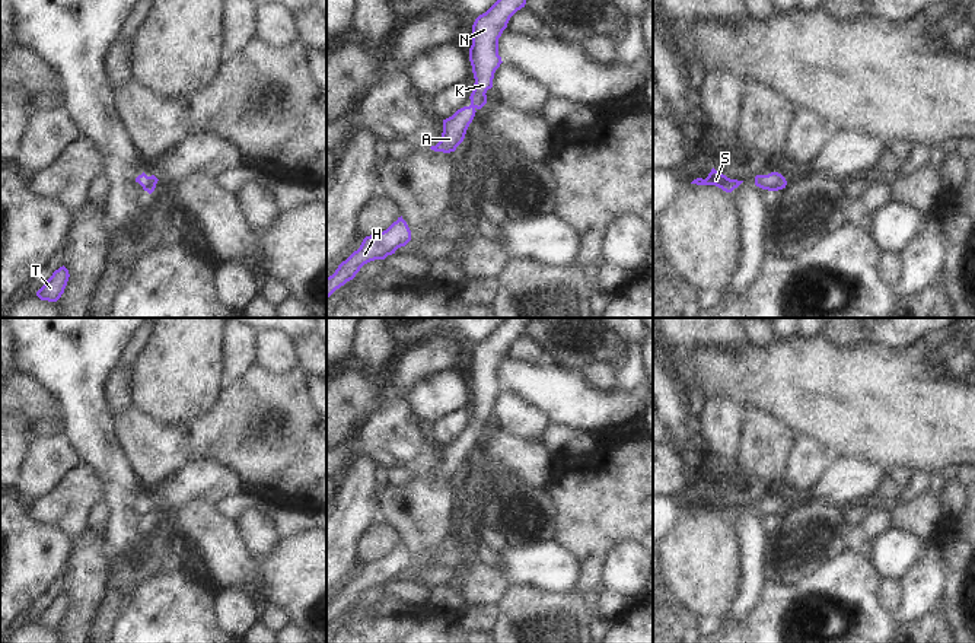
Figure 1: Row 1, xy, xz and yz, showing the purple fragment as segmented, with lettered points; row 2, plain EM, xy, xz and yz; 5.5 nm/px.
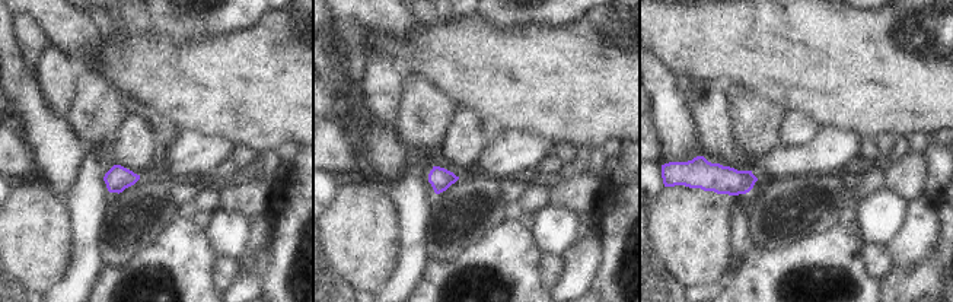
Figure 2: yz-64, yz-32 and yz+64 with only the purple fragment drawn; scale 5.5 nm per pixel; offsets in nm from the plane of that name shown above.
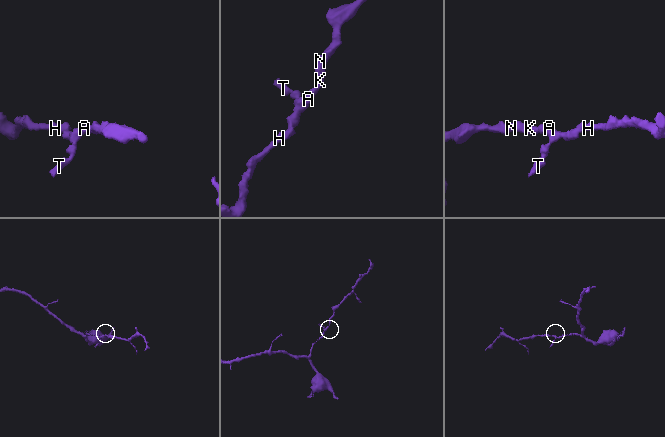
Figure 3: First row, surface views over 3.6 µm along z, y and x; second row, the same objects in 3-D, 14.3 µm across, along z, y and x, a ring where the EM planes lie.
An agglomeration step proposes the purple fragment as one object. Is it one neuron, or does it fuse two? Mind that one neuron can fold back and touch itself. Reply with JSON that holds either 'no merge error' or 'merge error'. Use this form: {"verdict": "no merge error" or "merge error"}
{"verdict": "no merge error"}

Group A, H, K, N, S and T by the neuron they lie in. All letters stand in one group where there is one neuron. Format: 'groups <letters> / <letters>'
groups A H K N S T

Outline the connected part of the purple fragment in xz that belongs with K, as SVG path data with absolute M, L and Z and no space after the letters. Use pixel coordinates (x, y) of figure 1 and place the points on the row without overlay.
M506 318L485 340L479 341L472 351L472 372L469 388L474 400L474 417L471 432L458 436L443 446L442 467L431 472L434 478L450 480L463 468L466 456L475 439L487 430L487 417L493 414L496 397L500 394L498 365L507 354L510 344L525 334L532 318Z

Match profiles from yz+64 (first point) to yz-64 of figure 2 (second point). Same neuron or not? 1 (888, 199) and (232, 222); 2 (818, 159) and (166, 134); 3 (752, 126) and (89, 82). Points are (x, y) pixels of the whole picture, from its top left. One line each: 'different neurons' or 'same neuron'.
1: same neuron
2: different neurons
3: same neuron

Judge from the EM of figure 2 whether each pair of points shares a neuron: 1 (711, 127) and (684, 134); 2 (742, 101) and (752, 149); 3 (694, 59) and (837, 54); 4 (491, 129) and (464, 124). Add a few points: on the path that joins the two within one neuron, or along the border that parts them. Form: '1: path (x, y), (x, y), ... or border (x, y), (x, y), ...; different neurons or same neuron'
1: border (687, 98), (703, 155); different neurons
2: path (749, 113), (752, 115), (752, 137); same neuron
3: path (729, 54), (802, 54); same neuron
4: border (481, 117), (488, 137); different neurons

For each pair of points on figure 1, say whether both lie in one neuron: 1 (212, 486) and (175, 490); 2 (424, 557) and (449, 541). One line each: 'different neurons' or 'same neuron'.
1: same neuron
2: same neuron

